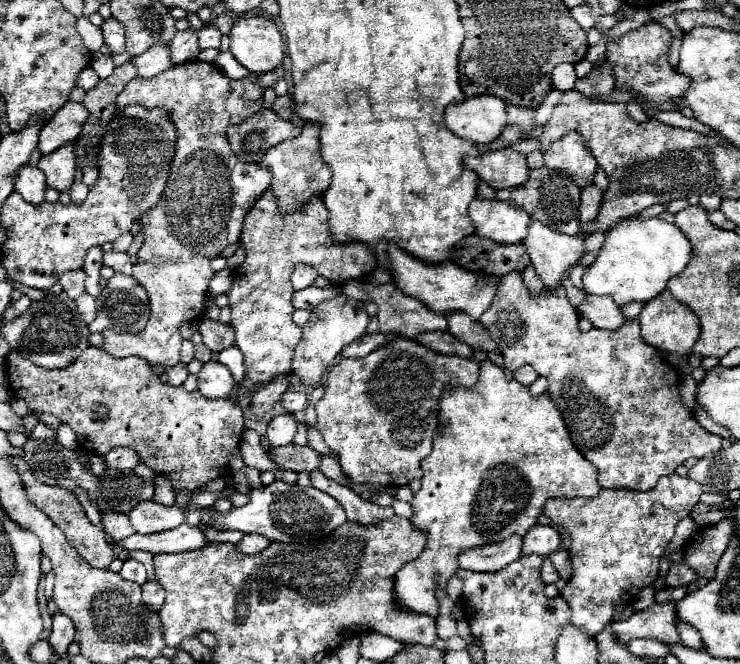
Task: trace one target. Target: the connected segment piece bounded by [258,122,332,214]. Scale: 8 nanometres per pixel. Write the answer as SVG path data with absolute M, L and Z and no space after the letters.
M306 122L300 136L296 136L294 140L280 142L278 146L272 146L258 162L260 166L264 166L272 172L270 192L272 192L274 200L278 200L278 208L284 210L284 214L300 210L304 204L308 204L308 200L312 196L322 196L330 186L332 172L320 158L318 132L320 132L318 124Z

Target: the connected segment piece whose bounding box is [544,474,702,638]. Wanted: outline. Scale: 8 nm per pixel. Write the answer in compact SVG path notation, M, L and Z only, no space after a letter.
M672 474L660 478L648 492L602 490L596 498L552 498L546 502L544 514L550 516L554 524L564 526L572 538L568 550L572 558L572 578L562 590L562 598L572 610L572 624L576 628L594 638L612 622L616 606L632 604L638 592L656 580L660 558L674 536L676 524L690 516L700 494L702 486L698 482Z

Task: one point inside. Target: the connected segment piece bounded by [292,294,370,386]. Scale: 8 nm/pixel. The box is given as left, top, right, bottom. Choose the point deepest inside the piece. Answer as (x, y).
(336, 323)

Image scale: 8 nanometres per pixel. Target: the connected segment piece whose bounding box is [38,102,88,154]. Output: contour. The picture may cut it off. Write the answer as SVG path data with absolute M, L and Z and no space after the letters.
M66 102L52 116L52 120L42 128L38 150L42 154L50 154L50 152L58 150L60 146L64 146L66 142L74 142L78 138L78 134L82 132L86 118L88 118L88 112L82 104Z

